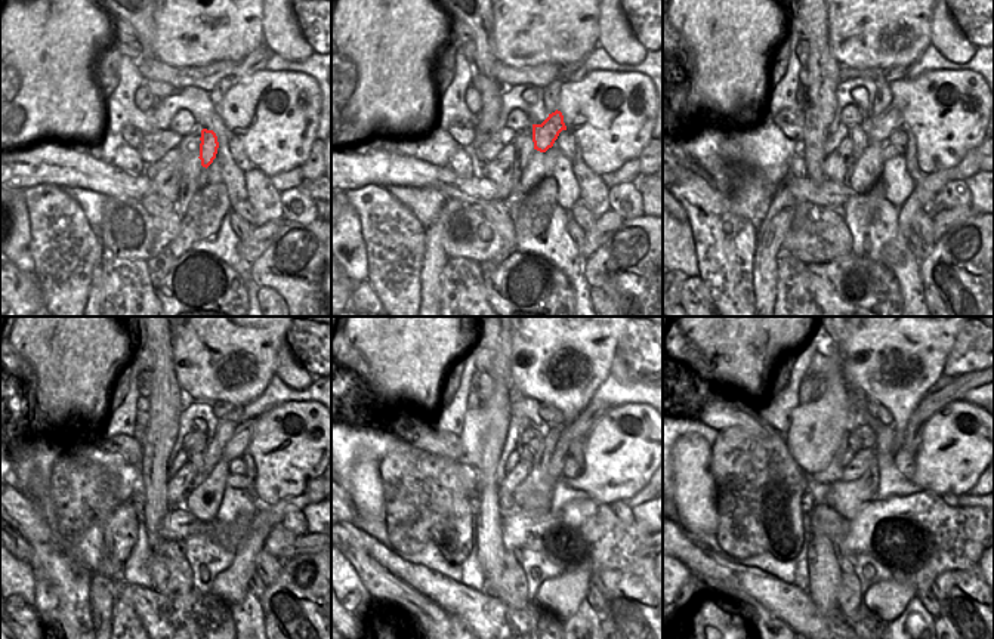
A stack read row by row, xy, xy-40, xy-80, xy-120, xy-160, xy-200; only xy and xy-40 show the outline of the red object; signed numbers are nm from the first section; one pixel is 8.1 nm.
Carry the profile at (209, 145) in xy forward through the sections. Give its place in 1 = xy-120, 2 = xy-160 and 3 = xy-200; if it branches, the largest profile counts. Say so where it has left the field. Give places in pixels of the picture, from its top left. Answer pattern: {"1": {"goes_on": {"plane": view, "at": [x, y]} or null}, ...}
{"1": {"goes_on": {"plane": "xy-120", "at": [234, 448]}}, "2": {"goes_on": {"plane": "xy-160", "at": [587, 417]}}, "3": {"goes_on": {"plane": "xy-200", "at": [959, 386]}}}

